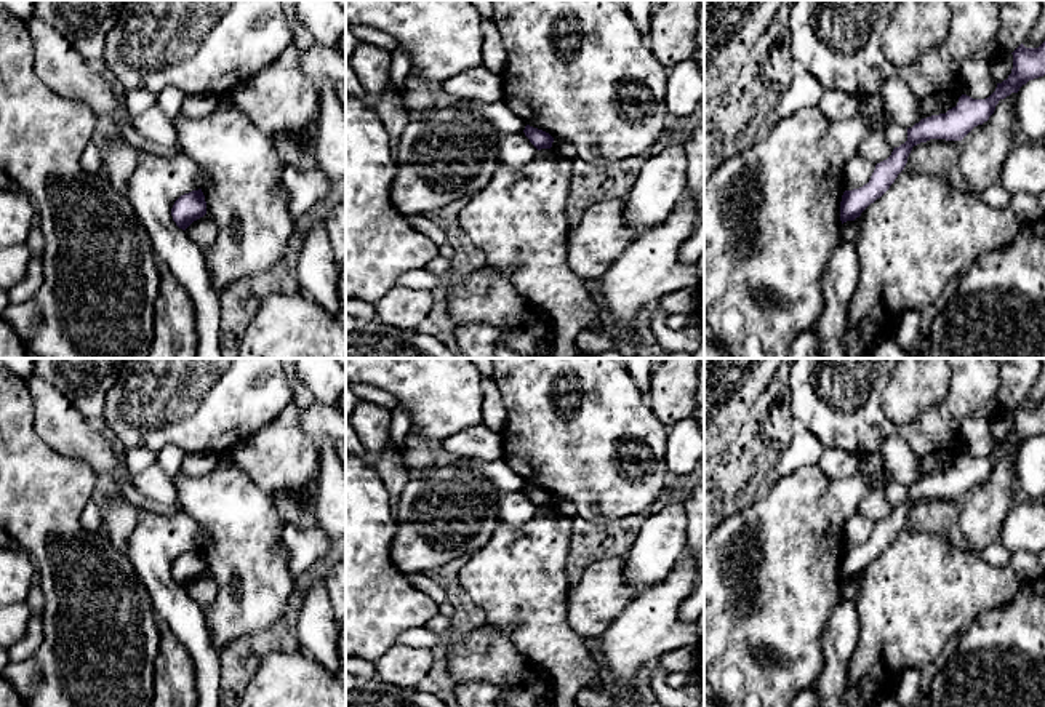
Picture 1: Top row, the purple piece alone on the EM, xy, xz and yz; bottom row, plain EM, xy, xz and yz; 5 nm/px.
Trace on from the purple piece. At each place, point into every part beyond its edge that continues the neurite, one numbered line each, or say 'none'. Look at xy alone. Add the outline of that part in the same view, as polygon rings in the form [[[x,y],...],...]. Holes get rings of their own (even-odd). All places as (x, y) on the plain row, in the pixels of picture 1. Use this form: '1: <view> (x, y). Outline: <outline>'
none

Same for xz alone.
none

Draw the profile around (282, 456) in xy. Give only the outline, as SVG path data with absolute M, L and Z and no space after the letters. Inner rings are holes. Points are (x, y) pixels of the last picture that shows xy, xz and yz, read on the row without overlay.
M286 405L272 422L245 438L232 457L259 489L269 494L294 491L312 505L318 486L318 448L315 437L301 425L301 409Z

